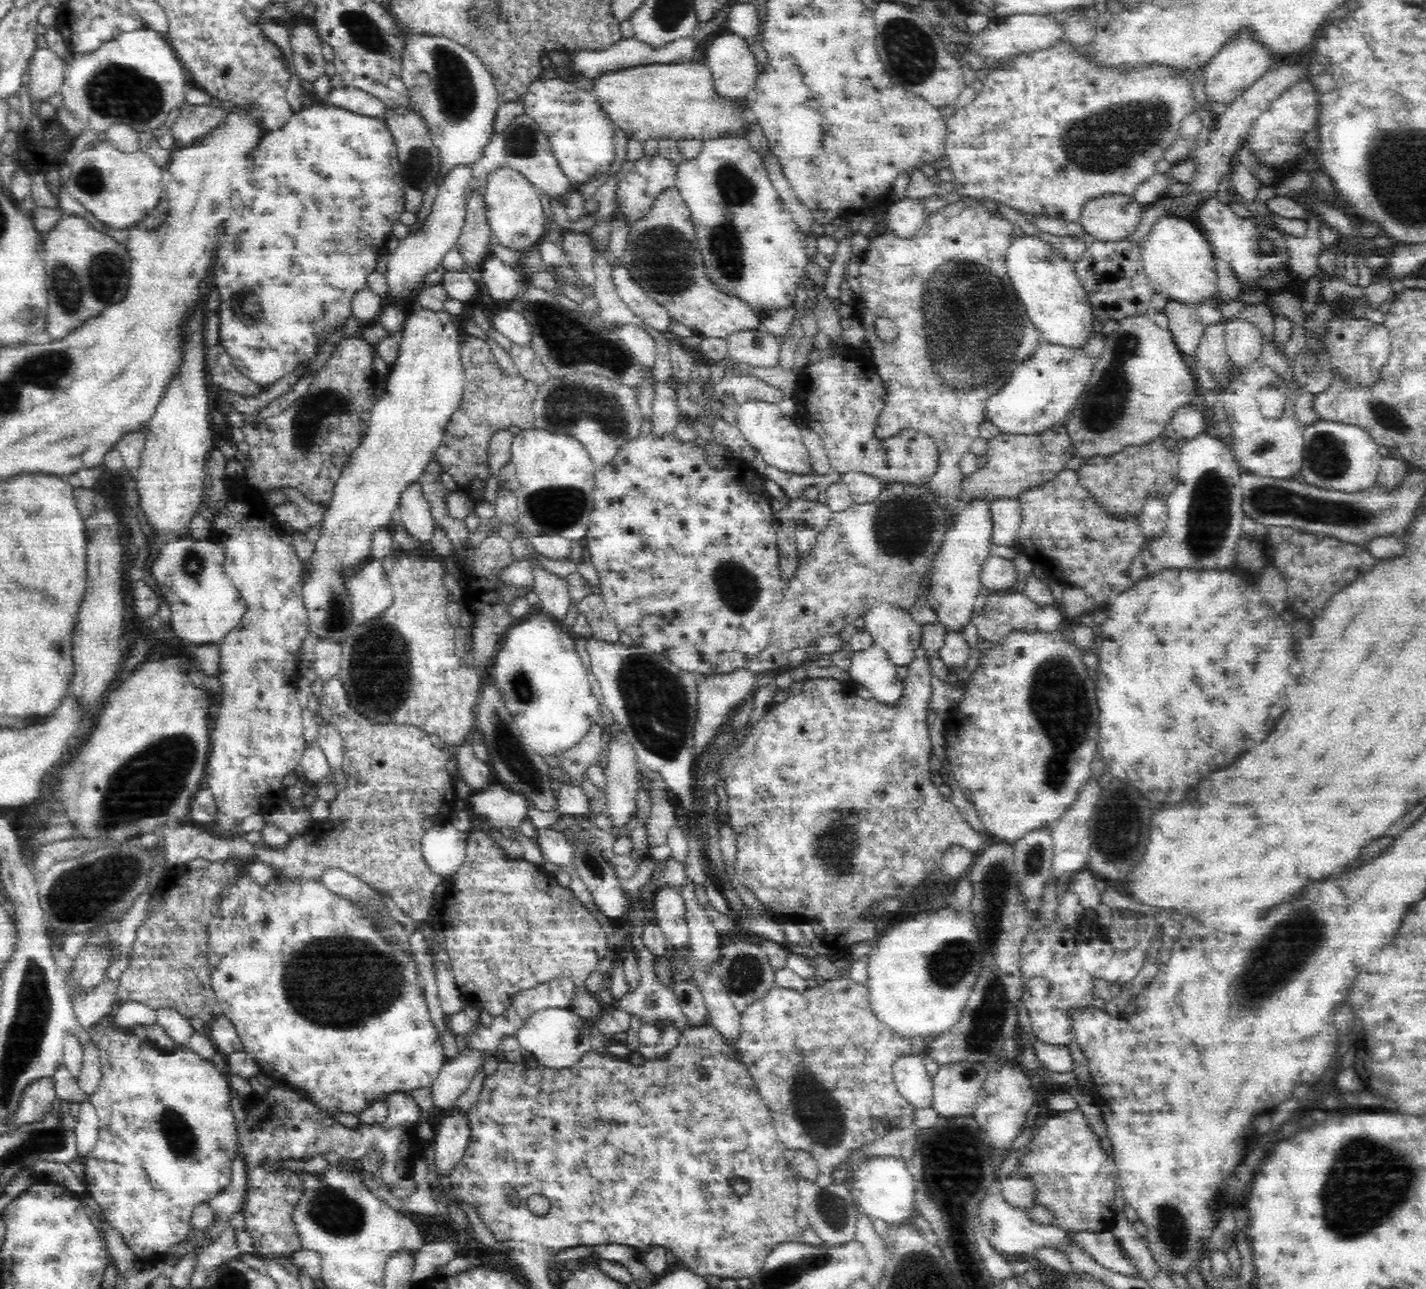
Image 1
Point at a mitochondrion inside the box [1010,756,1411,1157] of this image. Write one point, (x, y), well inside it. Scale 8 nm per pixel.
(1247, 997)

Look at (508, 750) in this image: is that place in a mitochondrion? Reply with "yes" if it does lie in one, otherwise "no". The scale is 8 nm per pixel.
yes

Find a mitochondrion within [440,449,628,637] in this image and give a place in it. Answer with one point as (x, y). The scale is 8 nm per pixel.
(555, 508)

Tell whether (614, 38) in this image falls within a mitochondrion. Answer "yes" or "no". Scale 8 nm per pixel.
no

